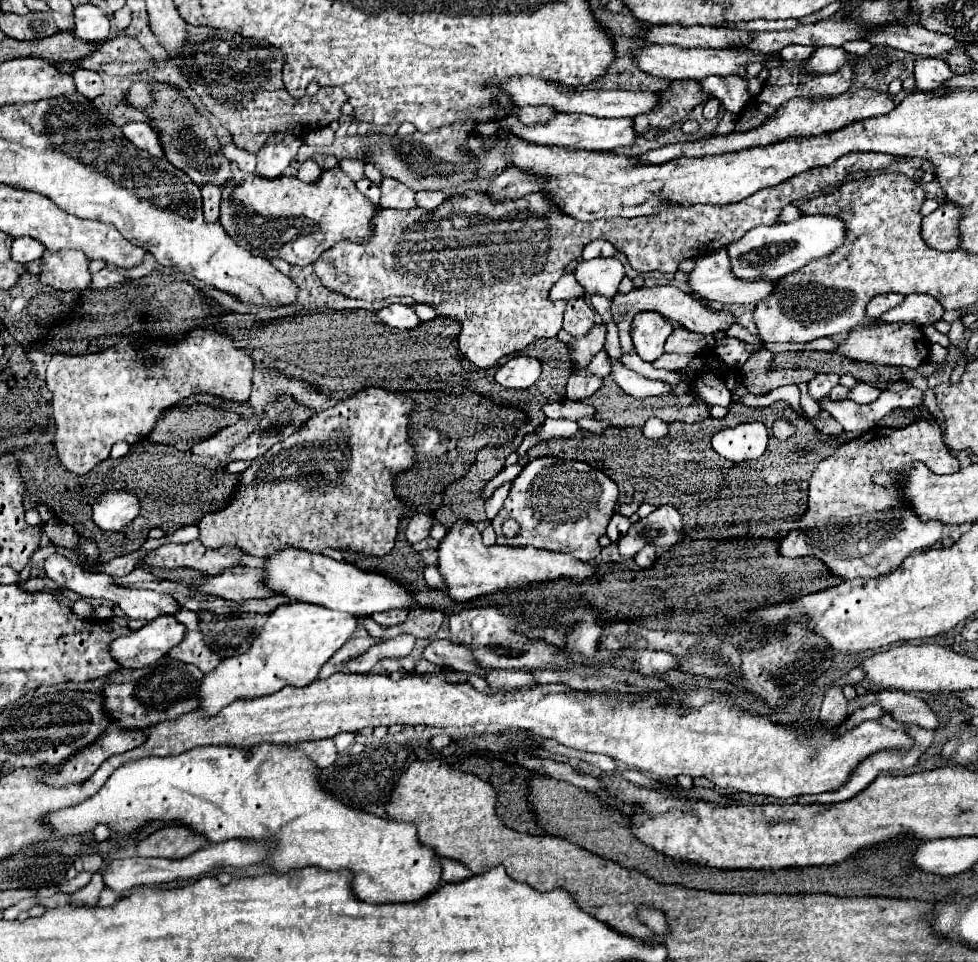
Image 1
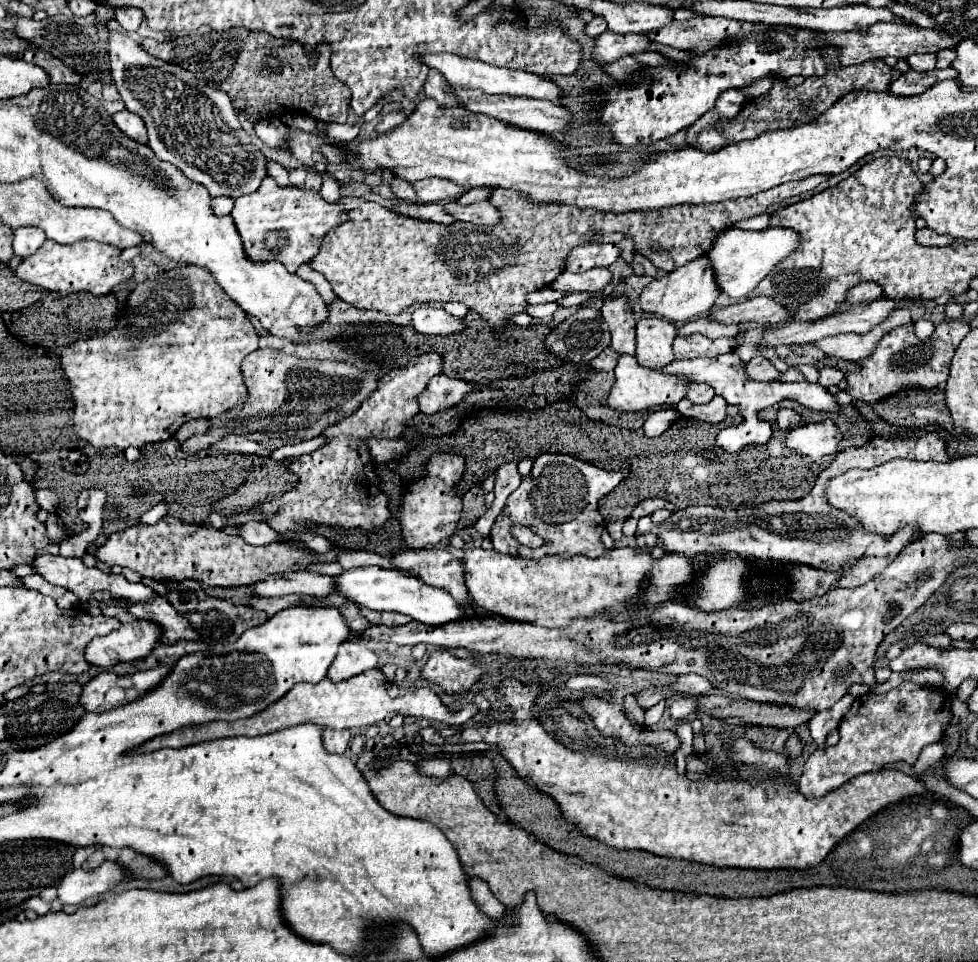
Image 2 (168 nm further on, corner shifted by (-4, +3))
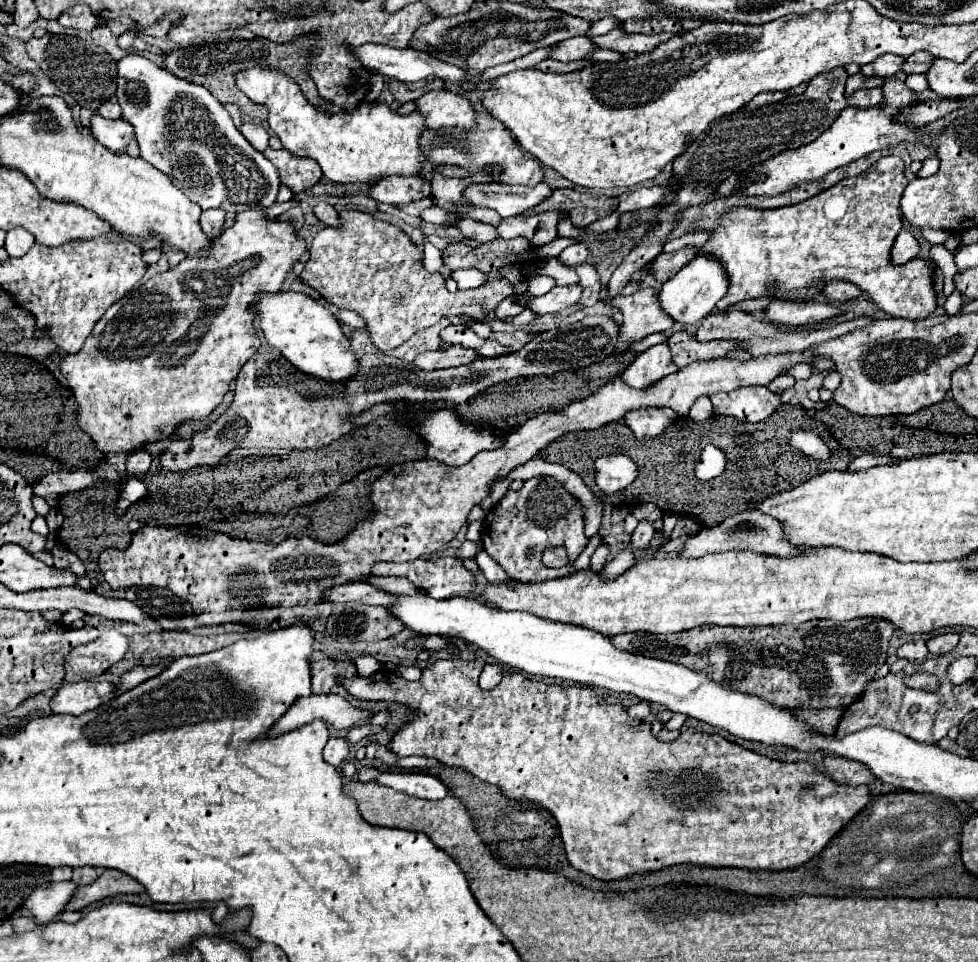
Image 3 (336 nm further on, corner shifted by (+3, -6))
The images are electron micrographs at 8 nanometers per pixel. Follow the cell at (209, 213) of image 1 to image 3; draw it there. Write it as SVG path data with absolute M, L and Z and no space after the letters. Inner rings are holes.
M207 209L201 215L201 227L209 237L217 237L225 223L225 211L223 209Z

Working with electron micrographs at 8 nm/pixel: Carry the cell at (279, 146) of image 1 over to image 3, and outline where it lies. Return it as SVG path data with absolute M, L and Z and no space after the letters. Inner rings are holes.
M245 121L239 131L243 133L243 137L257 149L257 151L265 151L267 149L267 141L269 141L269 133L257 125L257 123L251 123L251 121Z

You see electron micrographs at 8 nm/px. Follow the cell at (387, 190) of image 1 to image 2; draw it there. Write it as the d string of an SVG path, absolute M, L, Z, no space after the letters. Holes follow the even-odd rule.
M418 180L412 186L414 186L420 202L426 202L426 204L452 202L460 194L470 190L470 188L460 188L460 184L454 184L452 180Z

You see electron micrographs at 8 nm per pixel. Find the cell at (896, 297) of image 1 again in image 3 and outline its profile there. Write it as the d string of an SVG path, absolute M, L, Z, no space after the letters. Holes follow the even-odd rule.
M833 281L831 285L825 285L823 293L833 303L847 303L847 301L859 299L863 291L857 285L851 285L851 283L845 283L845 281Z

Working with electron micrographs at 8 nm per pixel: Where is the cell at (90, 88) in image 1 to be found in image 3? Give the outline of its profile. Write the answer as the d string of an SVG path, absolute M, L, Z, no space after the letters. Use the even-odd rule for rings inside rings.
M109 97L105 103L101 103L97 113L107 117L107 119L119 119L121 117L121 109L119 109L119 103L117 103L117 97Z

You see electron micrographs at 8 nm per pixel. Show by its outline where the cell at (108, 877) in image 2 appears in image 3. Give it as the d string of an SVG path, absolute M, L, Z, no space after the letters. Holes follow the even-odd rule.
M59 881L59 883L47 883L35 889L31 897L25 901L25 907L33 913L37 923L49 923L55 919L71 901L79 885L73 881Z

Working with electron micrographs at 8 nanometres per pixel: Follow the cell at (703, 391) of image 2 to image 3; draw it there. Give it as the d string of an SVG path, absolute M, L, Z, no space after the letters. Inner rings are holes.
M699 397L699 399L693 403L691 411L689 411L689 417L691 417L693 421L705 421L705 419L709 419L711 415L713 415L713 405L711 405L711 399L709 399L709 397Z

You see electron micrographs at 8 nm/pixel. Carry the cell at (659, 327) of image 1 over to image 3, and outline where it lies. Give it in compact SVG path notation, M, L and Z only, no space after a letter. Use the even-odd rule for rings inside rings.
M659 343L649 347L647 351L639 353L629 367L623 371L623 381L635 389L641 389L645 385L653 385L655 381L675 373L677 367L671 359L669 345Z

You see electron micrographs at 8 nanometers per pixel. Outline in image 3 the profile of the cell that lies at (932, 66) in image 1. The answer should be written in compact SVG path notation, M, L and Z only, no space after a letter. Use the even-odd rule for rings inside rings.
M883 55L883 57L879 57L879 61L873 61L871 65L861 65L861 73L891 79L903 71L903 63L905 63L905 57Z

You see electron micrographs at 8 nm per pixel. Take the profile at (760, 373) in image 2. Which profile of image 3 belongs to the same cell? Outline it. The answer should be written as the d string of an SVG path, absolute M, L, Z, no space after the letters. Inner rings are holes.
M781 375L781 377L777 377L777 379L773 379L769 385L767 385L767 389L769 391L787 391L789 387L793 387L795 385L795 379L793 377L789 377L789 375Z

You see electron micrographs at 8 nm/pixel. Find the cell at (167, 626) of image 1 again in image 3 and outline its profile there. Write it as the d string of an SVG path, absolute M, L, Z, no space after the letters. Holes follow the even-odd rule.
M103 631L95 641L75 647L65 659L65 681L79 683L93 675L105 673L121 661L129 649L129 641L119 631Z

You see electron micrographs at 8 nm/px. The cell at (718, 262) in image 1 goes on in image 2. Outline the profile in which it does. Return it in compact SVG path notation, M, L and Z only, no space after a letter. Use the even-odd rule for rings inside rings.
M700 256L698 260L692 260L690 264L676 268L674 272L662 278L656 278L648 286L644 286L640 294L640 306L646 314L658 314L672 322L686 322L686 320L704 316L712 308L716 296L720 296L720 292L714 282L714 272L710 268L708 258Z

